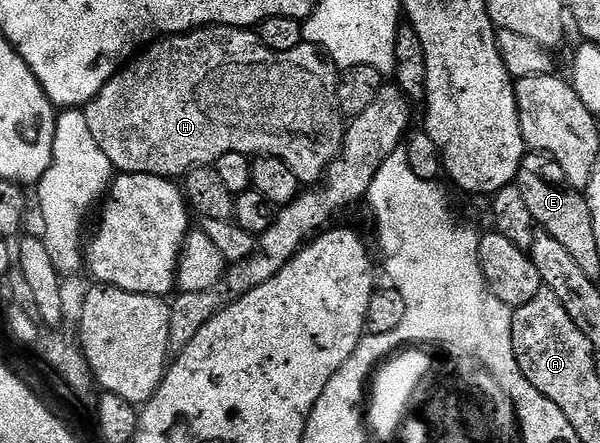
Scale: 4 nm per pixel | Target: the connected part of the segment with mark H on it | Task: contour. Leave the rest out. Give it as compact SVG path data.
M213 25L194 29L190 33L165 35L151 42L143 52L133 56L119 73L115 73L106 83L106 87L98 91L96 98L89 105L83 106L82 111L86 115L86 127L90 127L90 135L94 135L98 147L102 147L106 159L110 159L113 170L120 173L145 173L180 179L191 169L197 169L203 165L215 166L217 159L222 155L246 153L257 157L282 159L282 163L286 163L292 168L294 175L298 175L301 186L312 187L323 178L324 170L340 154L340 149L344 145L346 118L336 101L337 84L337 66L315 45L302 43L294 47L294 51L270 51L270 47L260 42L259 32L251 28L235 29L232 25Z

